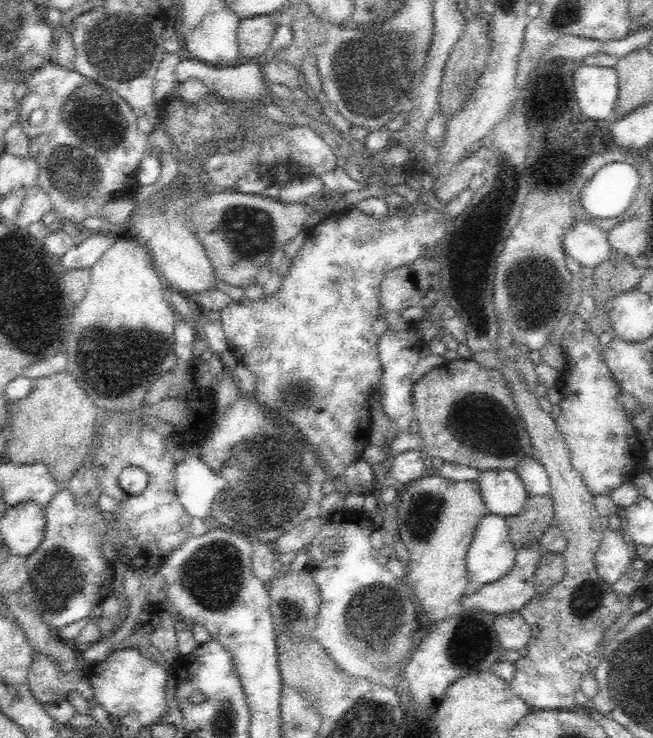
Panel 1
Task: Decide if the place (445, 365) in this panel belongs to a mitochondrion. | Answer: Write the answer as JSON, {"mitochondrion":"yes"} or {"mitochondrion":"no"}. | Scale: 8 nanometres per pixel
{"mitochondrion":"no"}

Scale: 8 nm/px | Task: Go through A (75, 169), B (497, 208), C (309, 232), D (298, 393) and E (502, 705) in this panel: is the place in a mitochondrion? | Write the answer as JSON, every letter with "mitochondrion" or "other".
{"A":"mitochondrion","B":"mitochondrion","C":"other","D":"mitochondrion","E":"other"}

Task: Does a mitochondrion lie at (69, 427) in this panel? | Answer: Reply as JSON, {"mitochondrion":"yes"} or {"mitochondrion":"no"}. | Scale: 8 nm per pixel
{"mitochondrion":"no"}

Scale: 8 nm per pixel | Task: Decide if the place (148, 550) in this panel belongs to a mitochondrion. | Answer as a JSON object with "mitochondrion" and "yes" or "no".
{"mitochondrion":"no"}

